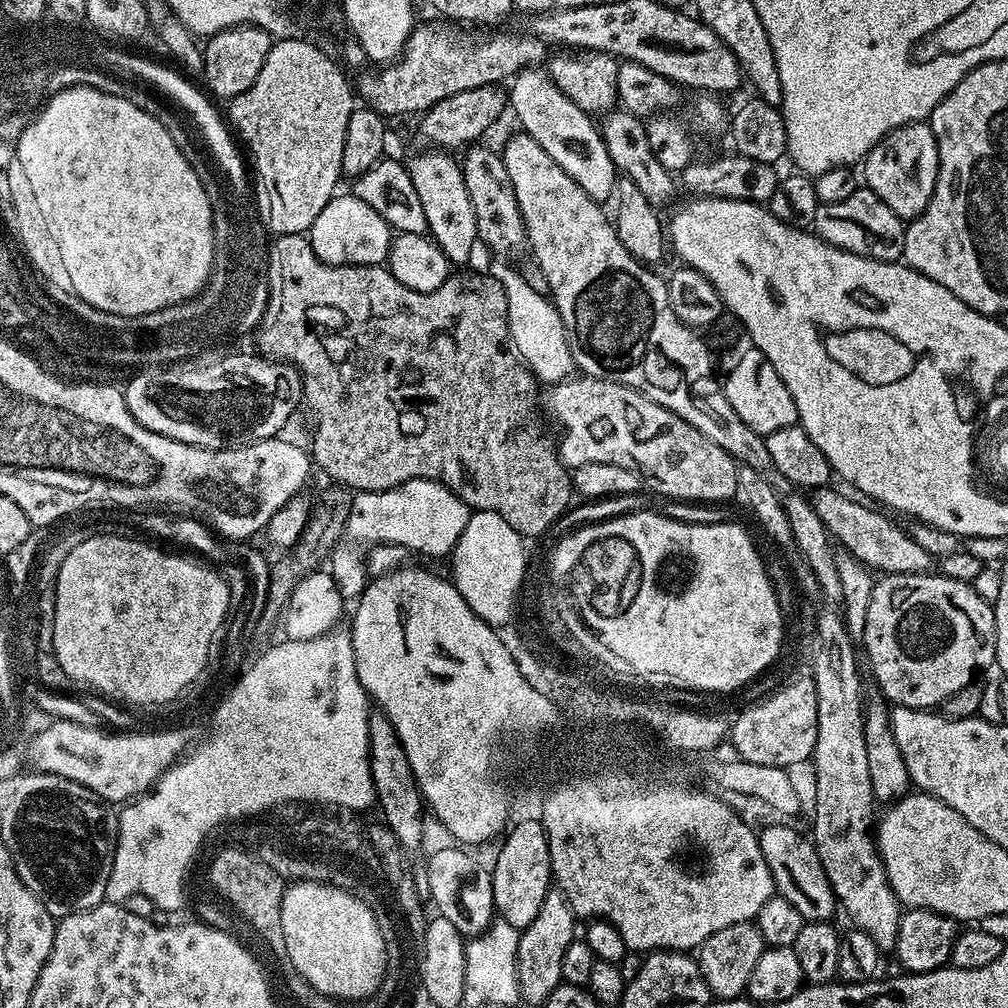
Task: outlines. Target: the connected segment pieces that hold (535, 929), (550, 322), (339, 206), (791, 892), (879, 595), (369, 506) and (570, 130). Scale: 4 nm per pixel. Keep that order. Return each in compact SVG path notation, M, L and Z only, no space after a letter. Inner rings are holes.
M552 886L535 915L534 922L522 929L518 942L518 990L520 999L526 1005L542 1006L546 998L562 983L562 958L566 955L566 946L577 939L578 917L570 902L566 902L559 888Z
M496 262L490 268L490 275L502 282L508 295L508 329L517 356L533 370L539 370L540 367L569 367L568 334L564 330L564 323L555 303L548 296L533 291L519 271L515 272L504 264L507 263Z
M346 192L337 194L322 208L311 224L308 237L315 256L330 265L381 265L388 257L394 239L392 229L376 210Z
M772 824L769 828L759 829L760 849L766 858L766 866L770 866L772 881L776 883L776 892L802 914L805 922L810 920L831 921L838 909L838 901L830 882L826 878L826 870L822 870L822 862L816 853L816 845L807 835L795 832L784 824Z
M884 574L879 577L872 585L872 593L870 594L870 610L866 610L866 630L862 641L862 648L868 651L868 664L872 667L872 676L876 679L876 684L885 692L883 695L887 697L893 705L901 708L919 708L921 710L932 710L937 706L943 705L946 698L950 698L954 694L958 694L958 690L962 690L962 686L973 683L977 679L976 676L983 668L992 668L996 659L996 609L993 605L988 604L982 598L978 598L978 594L973 590L971 584L955 580L943 574L906 574L905 576L897 576L895 574Z
M410 479L385 491L357 491L352 498L345 537L328 561L336 589L345 601L355 601L367 583L366 549L379 544L402 545L409 552L447 557L471 516L472 509L447 486L432 479Z
M543 67L523 68L517 76L512 77L510 87L506 92L508 103L516 112L523 132L534 138L534 142L538 142L538 146L542 146L542 150L546 150L546 154L550 154L550 158L554 158L554 162L558 162L558 166L562 166L562 170L566 170L566 174L570 174L570 178L574 178L574 182L578 182L578 186L582 186L582 190L586 190L586 194L590 194L592 200L611 201L616 191L618 173L606 150L606 142L600 136L597 121L592 121L595 119L589 113L574 106L574 102L570 102L570 98L548 77Z

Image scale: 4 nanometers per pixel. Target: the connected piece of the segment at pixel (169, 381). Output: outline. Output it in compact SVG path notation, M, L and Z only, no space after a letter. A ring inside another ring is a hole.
M236 352L233 356L201 354L194 360L180 364L148 366L128 385L123 385L124 401L134 418L146 430L174 438L178 442L193 444L195 448L243 448L259 440L270 440L281 435L288 419L299 409L304 394L304 382L293 365L267 359L259 354L247 356Z

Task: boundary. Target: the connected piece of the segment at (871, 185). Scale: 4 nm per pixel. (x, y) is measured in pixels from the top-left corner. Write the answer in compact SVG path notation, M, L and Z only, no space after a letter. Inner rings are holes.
M931 123L907 124L887 132L864 157L863 168L862 180L867 188L878 194L878 198L882 198L882 202L886 202L886 206L890 206L890 210L894 210L894 214L898 214L901 220L915 220L926 210L934 194L940 169L940 151Z

